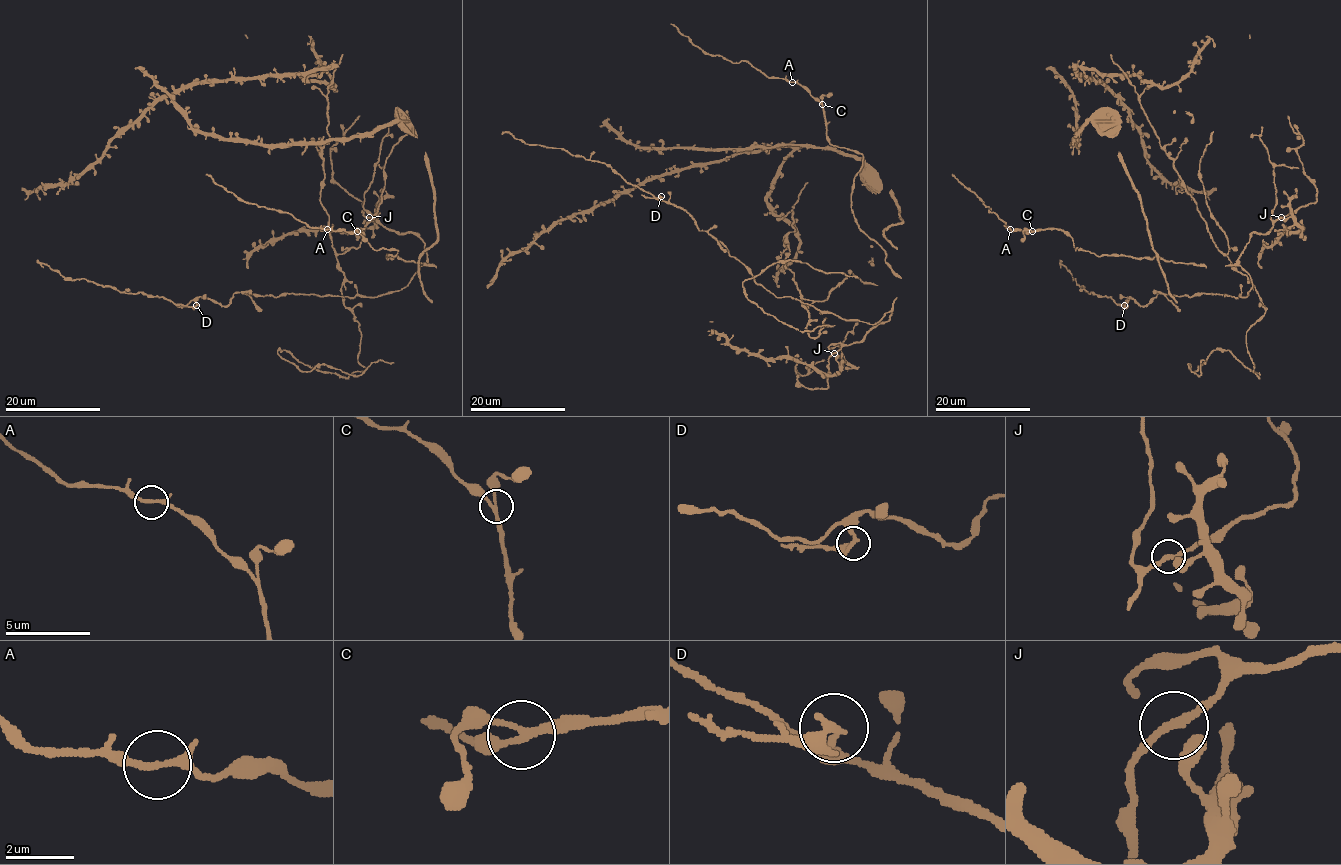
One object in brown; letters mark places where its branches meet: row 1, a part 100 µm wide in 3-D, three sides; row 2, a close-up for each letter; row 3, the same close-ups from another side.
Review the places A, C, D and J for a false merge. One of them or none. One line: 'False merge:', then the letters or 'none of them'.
False merge: D

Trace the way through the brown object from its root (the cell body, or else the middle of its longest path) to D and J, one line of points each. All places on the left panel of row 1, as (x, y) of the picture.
D: (338, 267), (355, 284), (354, 297), (236, 292), (226, 305), (200, 297), (196, 305)
J: (338, 267), (358, 294), (376, 297), (404, 288), (426, 263), (419, 237), (388, 230), (369, 217)

